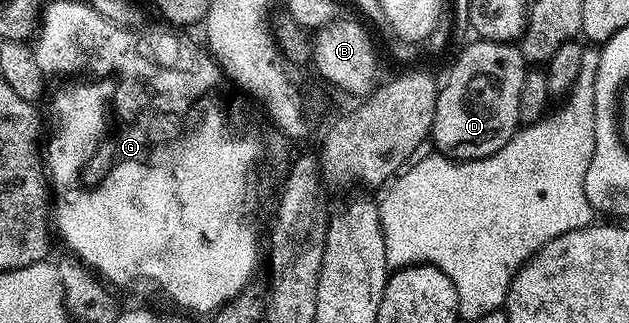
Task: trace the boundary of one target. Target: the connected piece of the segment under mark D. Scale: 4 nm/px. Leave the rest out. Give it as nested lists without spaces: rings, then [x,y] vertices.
[[[473,39],[473,44],[468,44],[460,52],[460,57],[452,64],[452,69],[448,72],[448,81],[439,85],[436,94],[436,113],[434,114],[434,122],[430,133],[431,143],[436,143],[435,151],[439,155],[449,157],[453,160],[481,160],[490,154],[494,154],[502,146],[506,146],[506,142],[510,142],[510,138],[518,130],[520,124],[520,111],[518,110],[518,98],[522,94],[522,82],[526,71],[526,61],[520,53],[519,47],[515,43],[500,43],[498,41],[490,41],[484,39]]]

